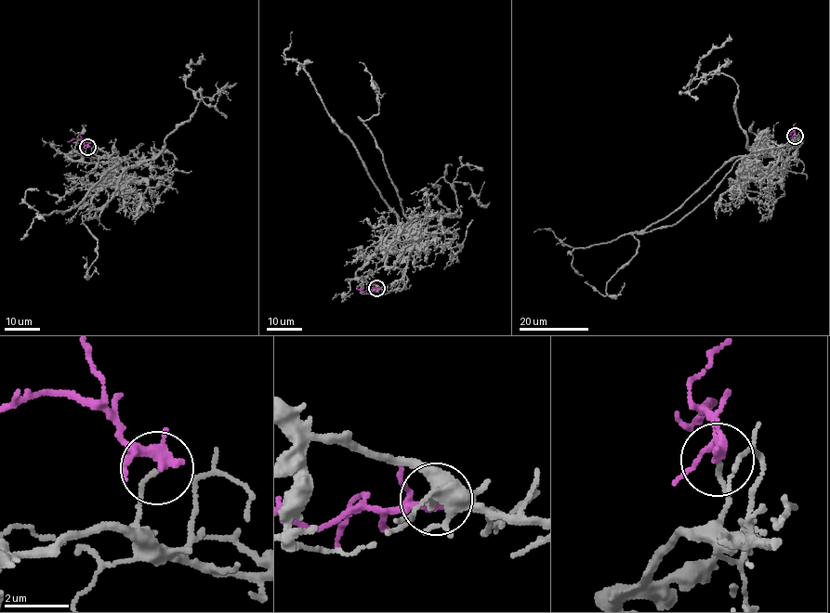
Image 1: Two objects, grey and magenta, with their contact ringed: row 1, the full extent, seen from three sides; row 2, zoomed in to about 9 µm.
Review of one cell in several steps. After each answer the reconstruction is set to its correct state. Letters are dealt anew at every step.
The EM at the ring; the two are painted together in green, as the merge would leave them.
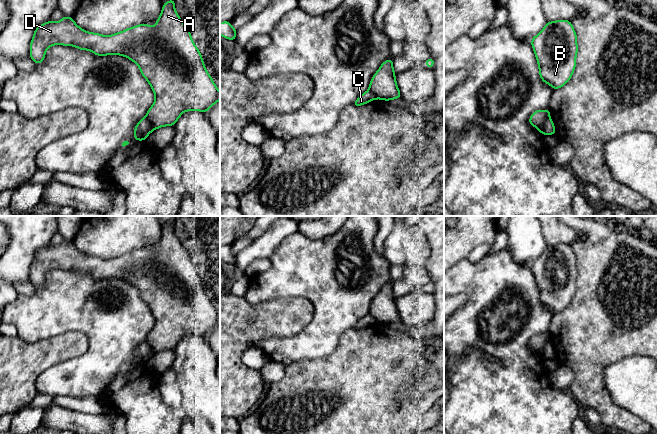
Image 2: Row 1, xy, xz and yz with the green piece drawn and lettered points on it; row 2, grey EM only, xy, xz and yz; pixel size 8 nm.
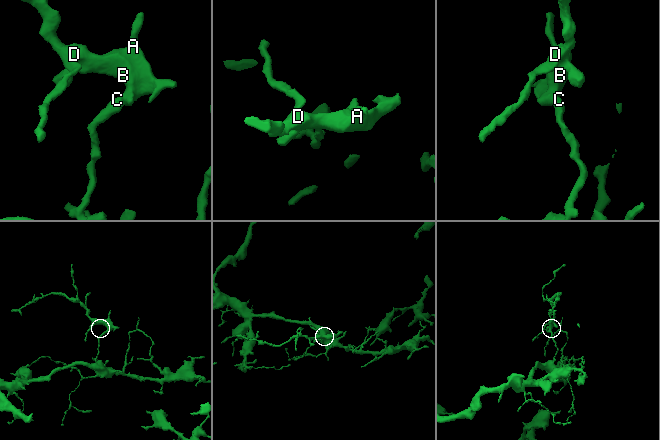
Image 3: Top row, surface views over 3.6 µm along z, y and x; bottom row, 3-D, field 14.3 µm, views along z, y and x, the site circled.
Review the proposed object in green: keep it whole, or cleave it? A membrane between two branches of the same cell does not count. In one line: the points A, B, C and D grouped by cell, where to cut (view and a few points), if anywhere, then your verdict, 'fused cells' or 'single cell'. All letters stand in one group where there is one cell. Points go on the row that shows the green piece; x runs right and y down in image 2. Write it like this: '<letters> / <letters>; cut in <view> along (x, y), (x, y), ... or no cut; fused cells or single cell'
A B D / C; cut in yz along (549, 117), (544, 122), (541, 132); fused cells

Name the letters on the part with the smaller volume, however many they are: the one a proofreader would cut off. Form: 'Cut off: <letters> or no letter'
Cut off: A, B, D

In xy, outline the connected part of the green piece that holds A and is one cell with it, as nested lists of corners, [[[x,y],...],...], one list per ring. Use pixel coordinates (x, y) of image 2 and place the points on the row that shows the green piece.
[[[169,0],[163,4],[162,12],[157,18],[155,26],[142,23],[108,36],[83,30],[74,22],[72,17],[64,16],[58,22],[49,20],[36,27],[30,43],[30,58],[35,64],[42,63],[46,50],[53,45],[74,46],[80,50],[91,51],[97,56],[121,55],[135,62],[155,95],[154,103],[145,116],[153,130],[164,126],[174,126],[183,112],[191,110],[207,112],[220,100],[220,91],[206,70],[201,53],[194,44],[189,29],[175,10],[175,0]]]

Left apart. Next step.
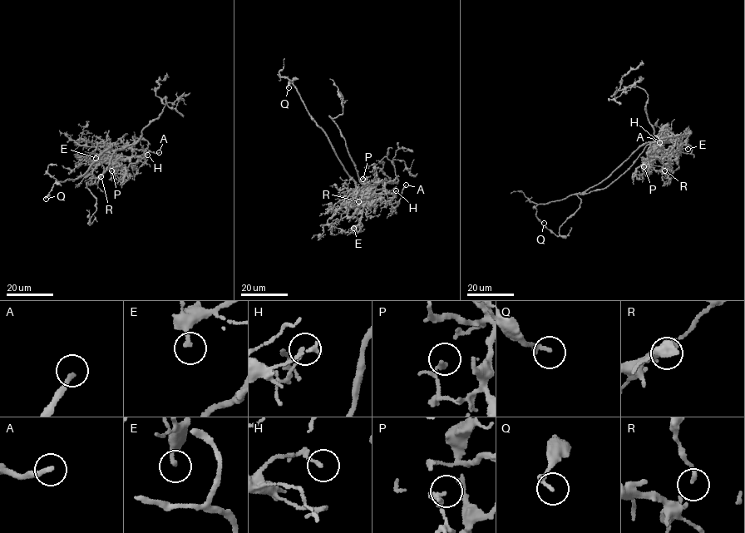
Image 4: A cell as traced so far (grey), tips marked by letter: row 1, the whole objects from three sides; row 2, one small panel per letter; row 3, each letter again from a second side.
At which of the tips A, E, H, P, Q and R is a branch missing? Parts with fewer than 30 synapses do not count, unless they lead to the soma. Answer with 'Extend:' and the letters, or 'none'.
Extend: A

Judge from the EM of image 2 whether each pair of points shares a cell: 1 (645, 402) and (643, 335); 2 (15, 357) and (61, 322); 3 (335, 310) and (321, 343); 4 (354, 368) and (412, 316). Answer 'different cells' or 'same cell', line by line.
1: different cells
2: different cells
3: same cell
4: different cells

